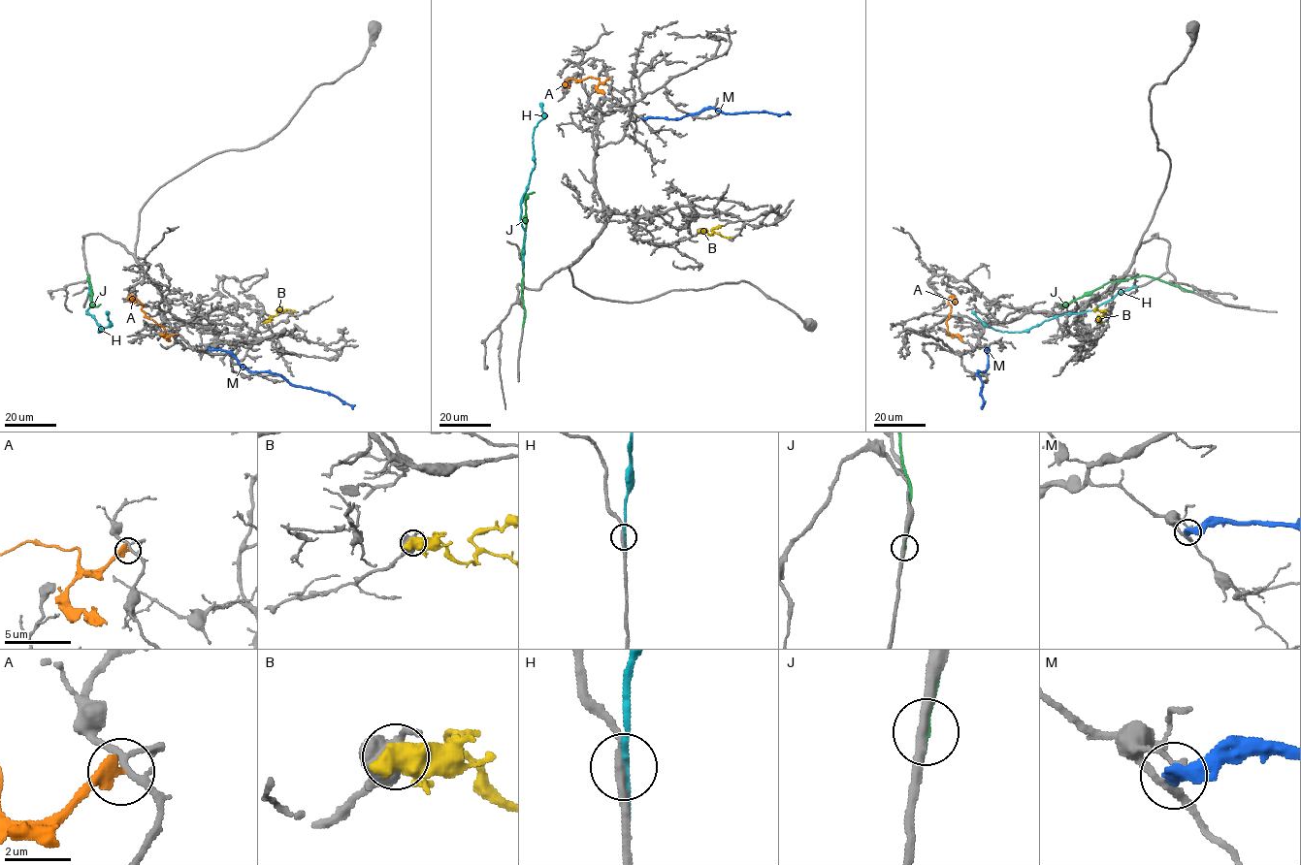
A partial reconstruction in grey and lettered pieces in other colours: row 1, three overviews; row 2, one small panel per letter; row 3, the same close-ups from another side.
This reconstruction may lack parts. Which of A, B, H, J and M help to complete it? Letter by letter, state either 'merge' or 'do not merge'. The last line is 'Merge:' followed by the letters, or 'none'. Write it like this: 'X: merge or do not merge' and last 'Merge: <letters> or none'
A: do not merge
B: do not merge
H: do not merge
J: do not merge
M: do not merge
Merge: none

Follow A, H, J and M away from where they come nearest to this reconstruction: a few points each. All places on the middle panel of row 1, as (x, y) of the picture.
A: (608, 79), (601, 82), (599, 79), (588, 77), (576, 82), (569, 79), (566, 84), (569, 88)
H: (523, 264), (525, 229), (520, 220), (521, 199), (535, 166), (534, 128), (544, 112), (540, 103)
J: (523, 322), (521, 284), (525, 198), (535, 192)
M: (643, 119), (680, 118), (708, 108), (727, 113), (791, 114)

